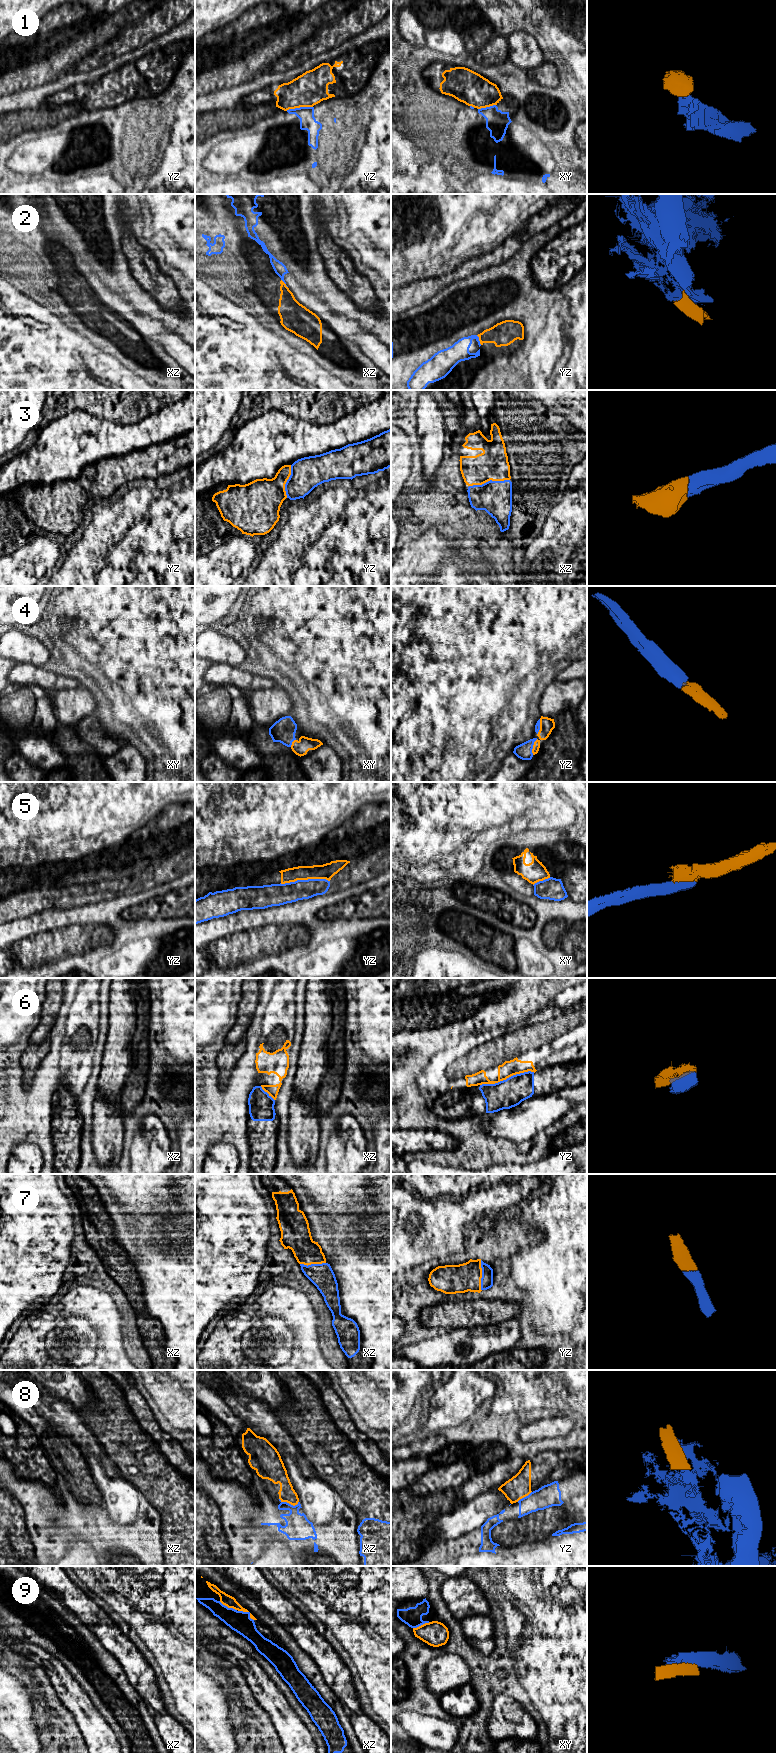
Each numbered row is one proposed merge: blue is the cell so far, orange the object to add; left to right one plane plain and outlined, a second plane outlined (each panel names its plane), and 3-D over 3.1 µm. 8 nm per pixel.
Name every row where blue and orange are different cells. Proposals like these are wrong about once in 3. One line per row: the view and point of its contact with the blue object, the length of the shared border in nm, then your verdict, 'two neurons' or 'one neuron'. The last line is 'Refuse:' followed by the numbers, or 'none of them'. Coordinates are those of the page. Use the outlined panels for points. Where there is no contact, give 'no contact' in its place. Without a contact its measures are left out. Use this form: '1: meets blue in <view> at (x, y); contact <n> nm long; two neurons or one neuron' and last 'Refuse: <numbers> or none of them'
1: meets blue in yz at (300, 107); contact 220 nm long; two neurons
2: meets blue in yz at (478, 340); contact 90 nm long; two neurons
3: meets blue in xz at (490, 480); contact 340 nm long; one neuron
4: meets blue in yz at (532, 747); contact 130 nm long; one neuron
5: meets blue in yz at (304, 880); contact 400 nm long; two neurons
6: meets blue in yz at (507, 1078); contact 460 nm long; two neurons
7: meets blue in yz at (482, 1275); contact 240 nm long; one neuron
8: meets blue in xz at (288, 1503); contact 170 nm long; two neurons
9: meets blue in xz at (247, 1612); contact 150 nm long; two neurons
Refuse: 1, 2, 5, 6, 8, 9

